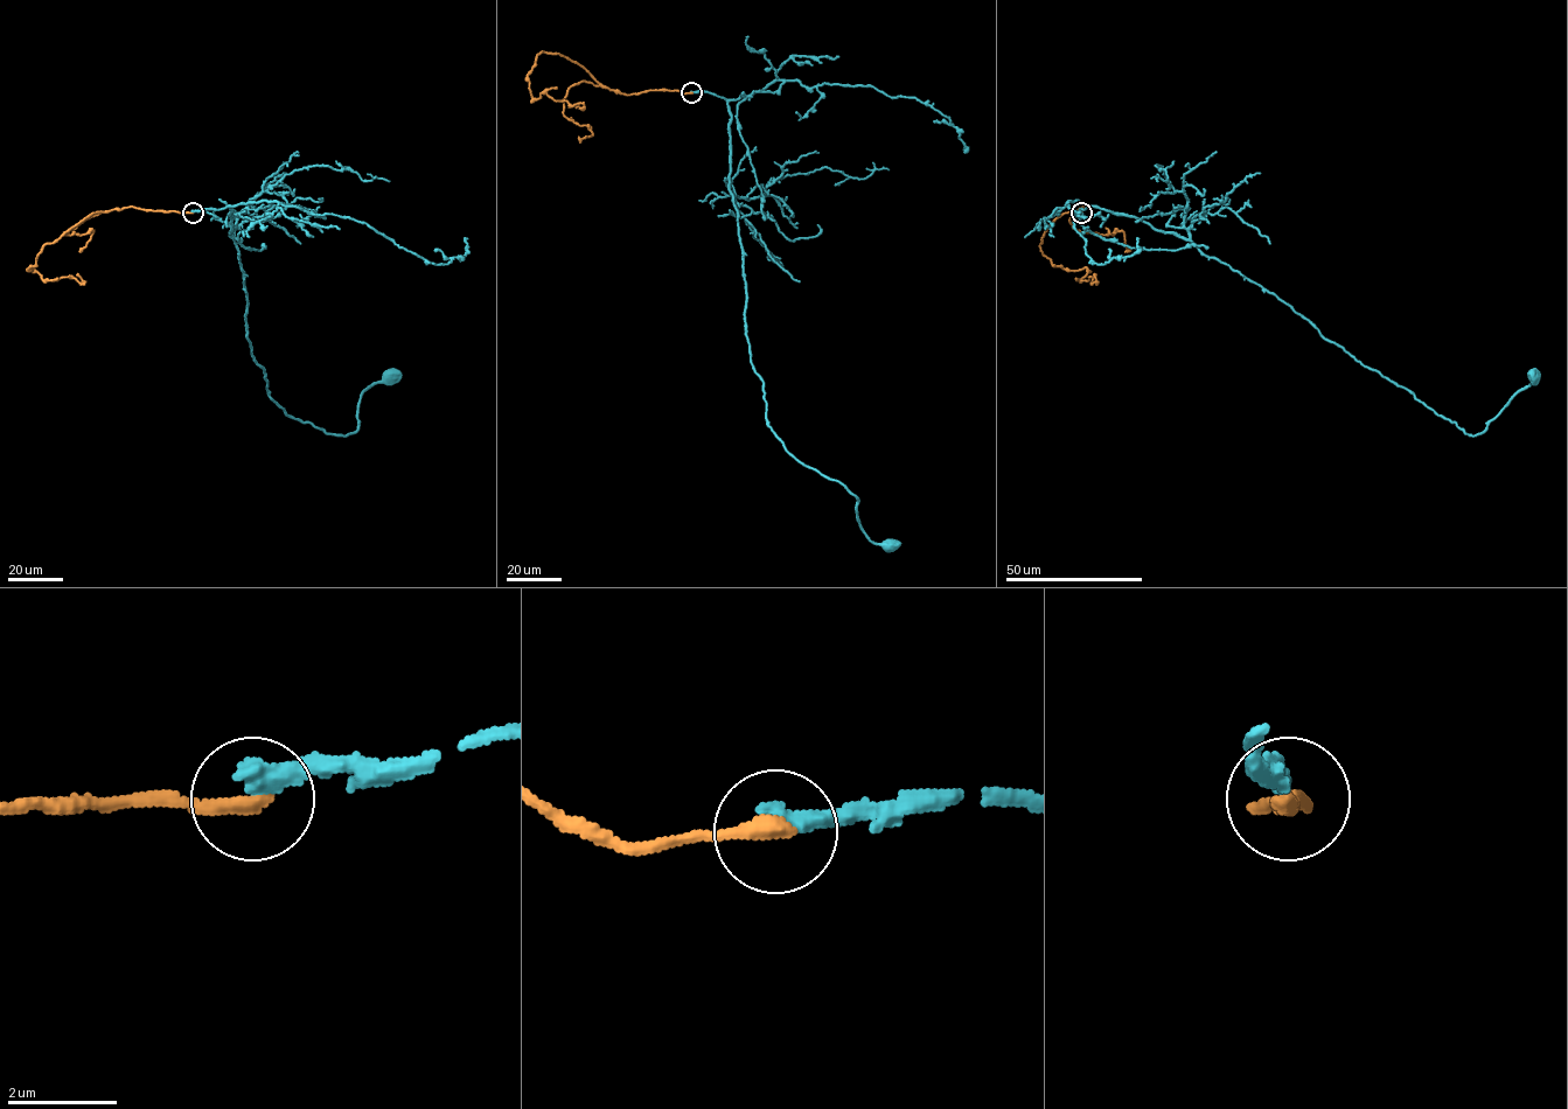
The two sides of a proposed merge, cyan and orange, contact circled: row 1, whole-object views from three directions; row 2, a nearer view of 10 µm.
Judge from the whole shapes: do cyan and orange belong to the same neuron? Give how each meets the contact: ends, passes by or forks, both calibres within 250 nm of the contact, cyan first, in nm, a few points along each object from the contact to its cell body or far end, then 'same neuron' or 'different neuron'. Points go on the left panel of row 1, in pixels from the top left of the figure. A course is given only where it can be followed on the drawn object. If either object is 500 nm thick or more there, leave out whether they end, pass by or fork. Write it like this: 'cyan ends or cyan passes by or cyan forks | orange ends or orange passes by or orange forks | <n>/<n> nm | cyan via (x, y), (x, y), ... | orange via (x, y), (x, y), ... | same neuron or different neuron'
cyan ends | orange ends | 380/320 nm | cyan via (192, 213), (232, 210), (246, 337), (269, 396), (287, 414), (327, 433), (353, 433), (362, 392), (390, 377) | orange via (192, 213), (133, 207), (97, 211), (43, 245), (28, 269), (44, 280), (70, 277), (83, 284), (76, 274) | different neuron

